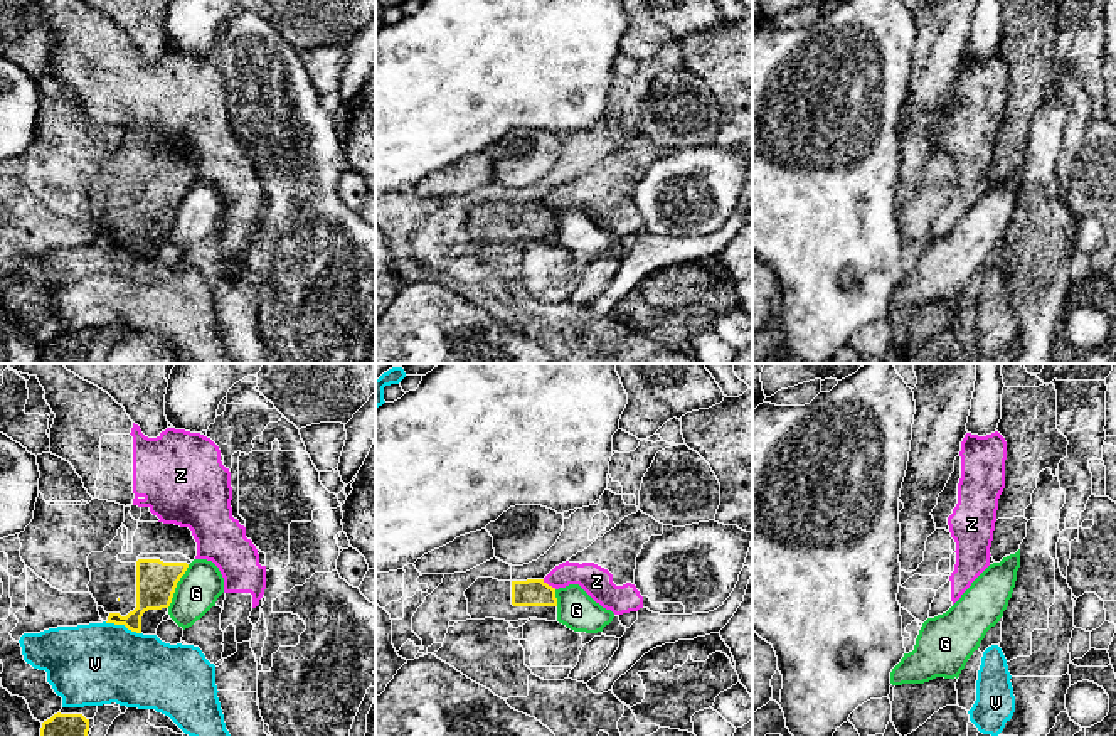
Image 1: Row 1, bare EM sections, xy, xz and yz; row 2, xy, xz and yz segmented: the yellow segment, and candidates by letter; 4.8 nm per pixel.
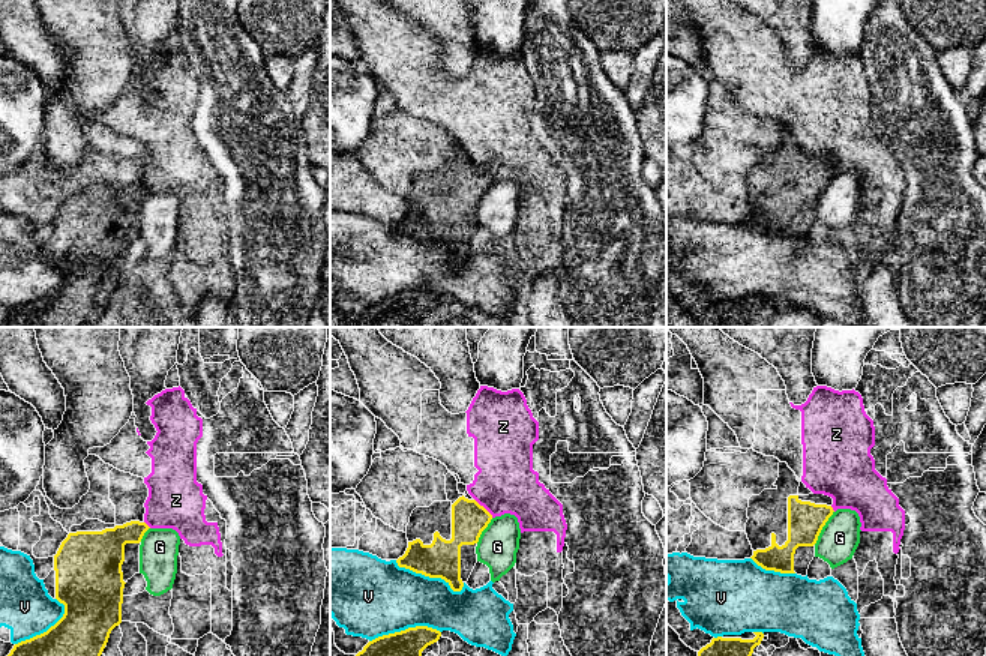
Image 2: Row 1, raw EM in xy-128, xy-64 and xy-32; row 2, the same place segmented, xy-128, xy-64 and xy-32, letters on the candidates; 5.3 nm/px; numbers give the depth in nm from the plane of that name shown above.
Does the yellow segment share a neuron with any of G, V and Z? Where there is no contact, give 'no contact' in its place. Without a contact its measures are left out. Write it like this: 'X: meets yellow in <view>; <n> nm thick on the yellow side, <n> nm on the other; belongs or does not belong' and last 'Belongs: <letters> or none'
G: meets yellow in xy; 190 nm thick on the yellow side, 200 nm on the other; does not belong
V: meets yellow in xy; 190 nm thick on the yellow side, 380 nm on the other; does not belong
Z: meets yellow in xz; 130 nm thick on the yellow side, 150 nm on the other; does not belong
Belongs: none

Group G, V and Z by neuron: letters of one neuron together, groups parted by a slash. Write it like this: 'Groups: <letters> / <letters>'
Groups: G / V / Z

